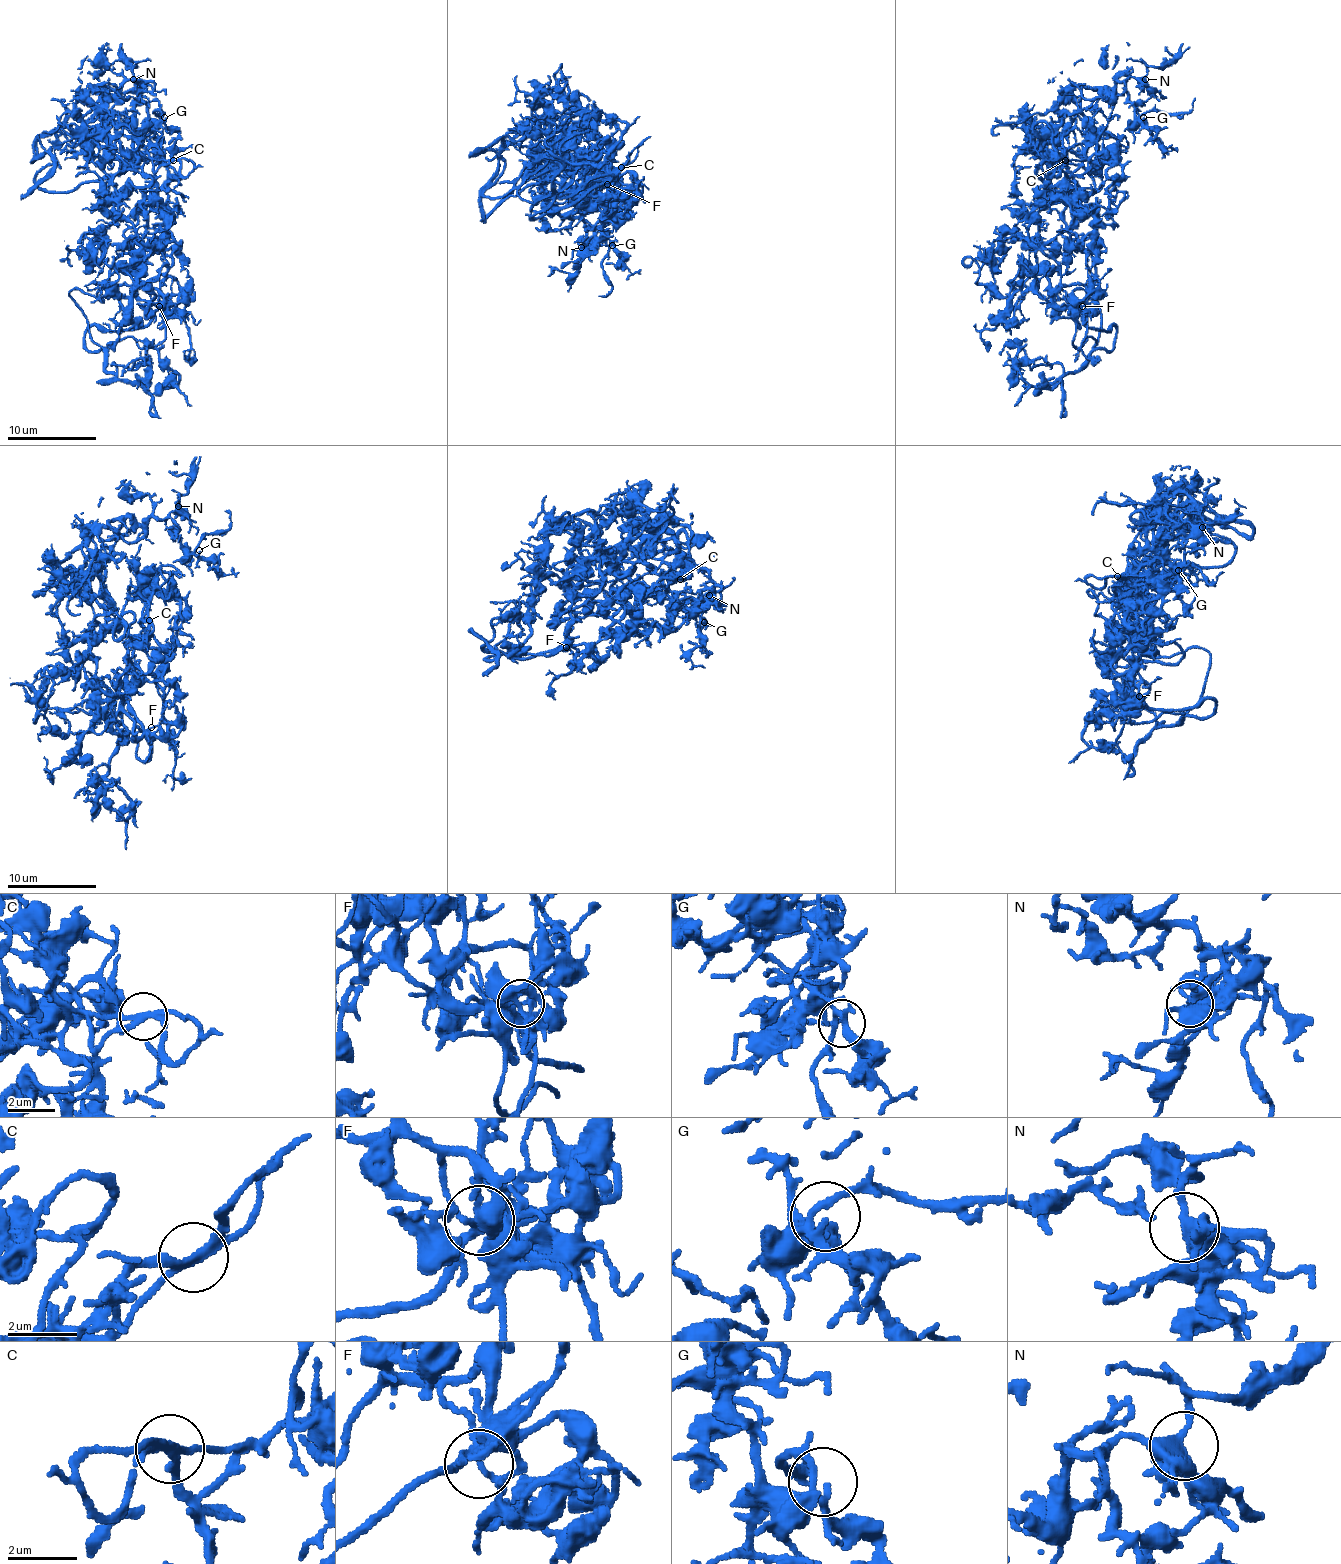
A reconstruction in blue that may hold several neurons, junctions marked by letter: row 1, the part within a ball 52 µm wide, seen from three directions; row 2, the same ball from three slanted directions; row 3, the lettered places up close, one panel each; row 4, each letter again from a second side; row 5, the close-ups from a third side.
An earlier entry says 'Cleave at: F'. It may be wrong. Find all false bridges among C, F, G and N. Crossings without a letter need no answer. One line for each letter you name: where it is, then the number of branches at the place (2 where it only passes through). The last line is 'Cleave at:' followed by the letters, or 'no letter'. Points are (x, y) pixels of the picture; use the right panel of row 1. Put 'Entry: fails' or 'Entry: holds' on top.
Entry: holds
F: (1082, 306) | 4
Cleave at: F

